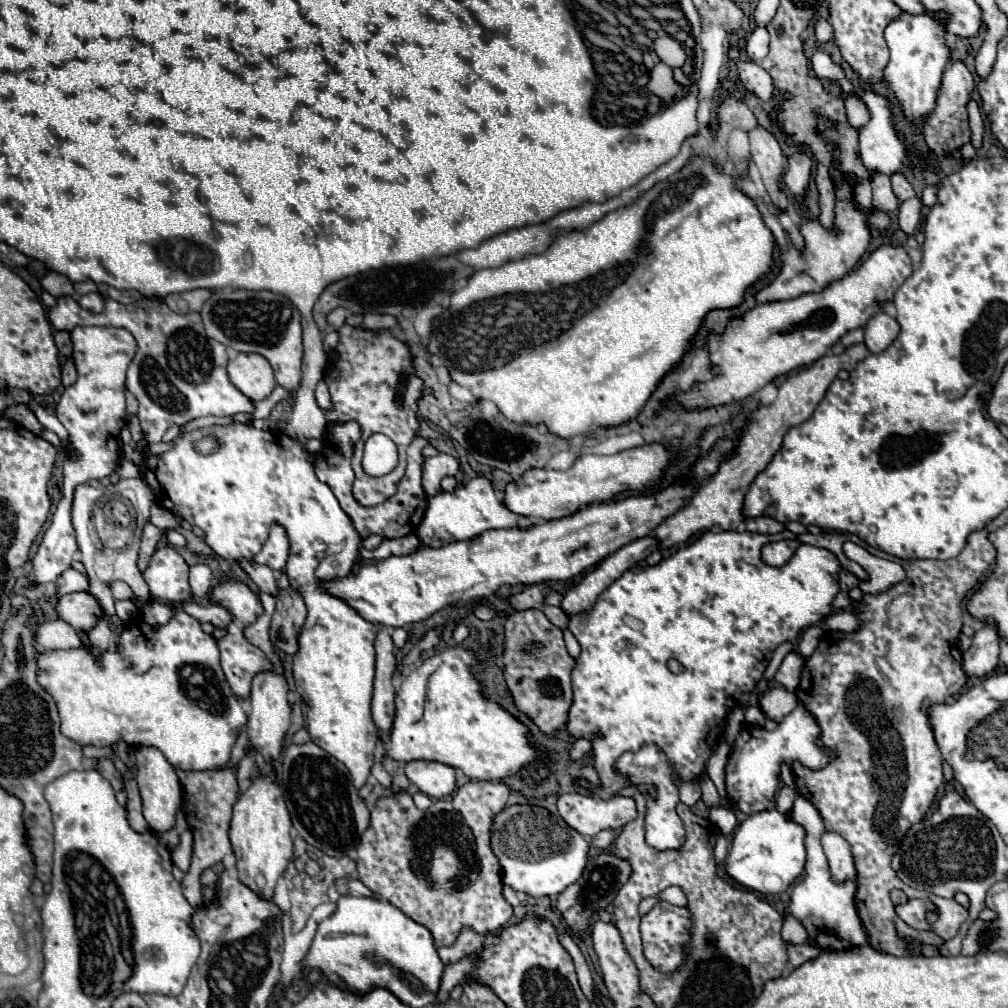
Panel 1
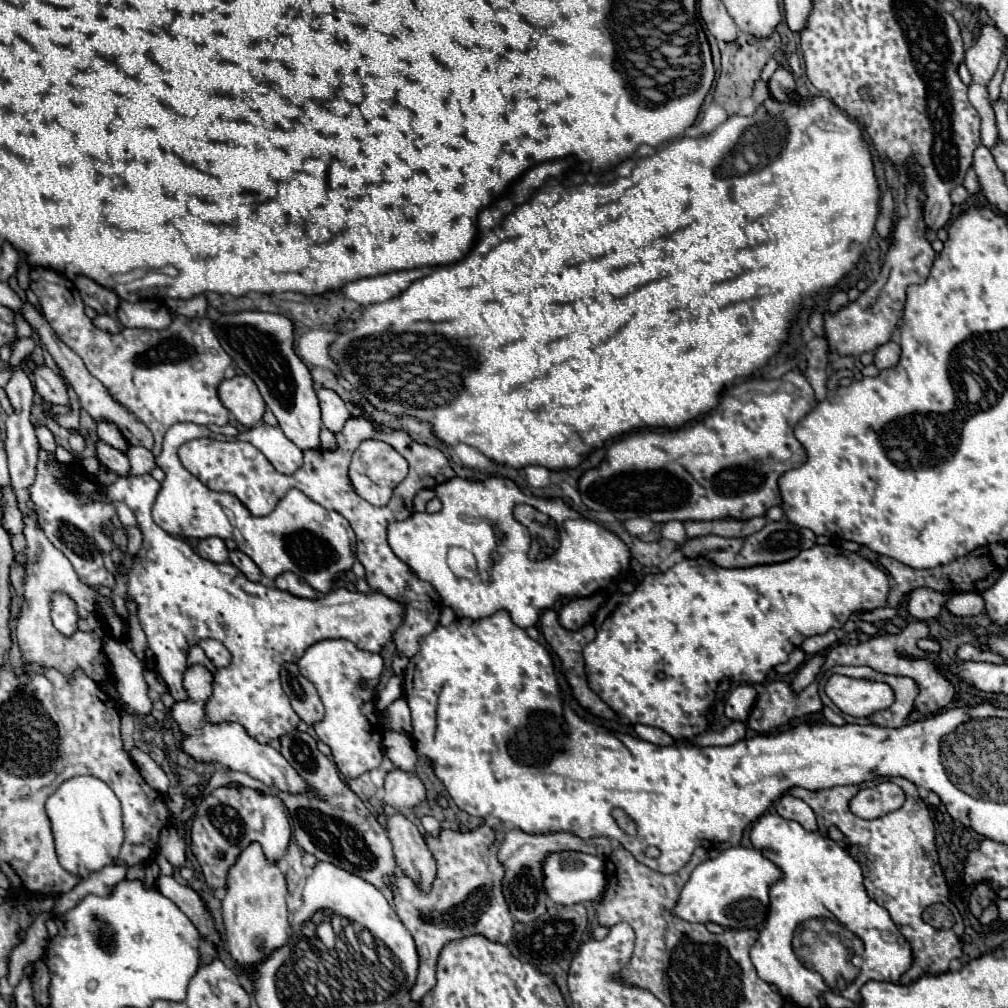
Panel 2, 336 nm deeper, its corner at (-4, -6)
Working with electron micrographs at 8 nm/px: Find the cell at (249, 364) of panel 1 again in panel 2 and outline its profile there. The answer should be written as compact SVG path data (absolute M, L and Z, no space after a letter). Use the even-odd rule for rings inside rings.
M240 374L230 380L222 380L218 388L218 396L220 396L220 402L230 410L230 414L236 416L236 420L242 426L252 428L262 420L266 404L256 384L248 376Z

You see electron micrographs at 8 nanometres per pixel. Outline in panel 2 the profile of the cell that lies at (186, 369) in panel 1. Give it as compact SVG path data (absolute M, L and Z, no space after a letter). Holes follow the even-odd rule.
M34 268L30 272L30 290L38 296L44 316L56 336L84 360L92 376L108 386L114 400L124 404L152 430L154 456L162 452L164 432L176 422L194 422L202 426L228 424L230 412L222 406L216 390L224 380L227 364L231 364L232 359L216 340L212 322L208 318L190 320L176 316L172 326L166 330L124 328L118 334L108 334L98 330L84 314L84 302L78 290L72 281L58 272ZM194 354L196 360L192 360L192 364L196 364L196 368L190 364Z

